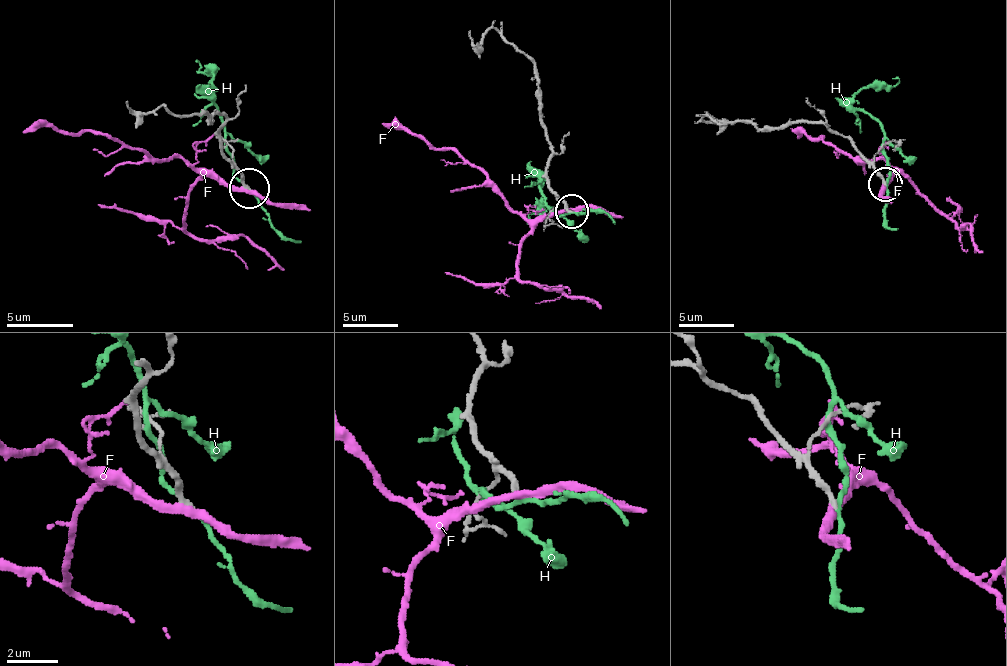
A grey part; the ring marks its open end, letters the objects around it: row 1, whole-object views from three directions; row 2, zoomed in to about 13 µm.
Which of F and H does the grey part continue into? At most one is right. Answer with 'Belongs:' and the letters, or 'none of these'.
Belongs: none of these

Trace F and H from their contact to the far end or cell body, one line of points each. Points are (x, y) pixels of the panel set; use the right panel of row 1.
F: (884, 183), (893, 167), (884, 158), (854, 161), (823, 136), (812, 139), (801, 133), (798, 139)
H: (884, 183), (890, 175), (884, 130), (851, 100), (862, 89), (893, 86), (898, 80), (893, 78)

